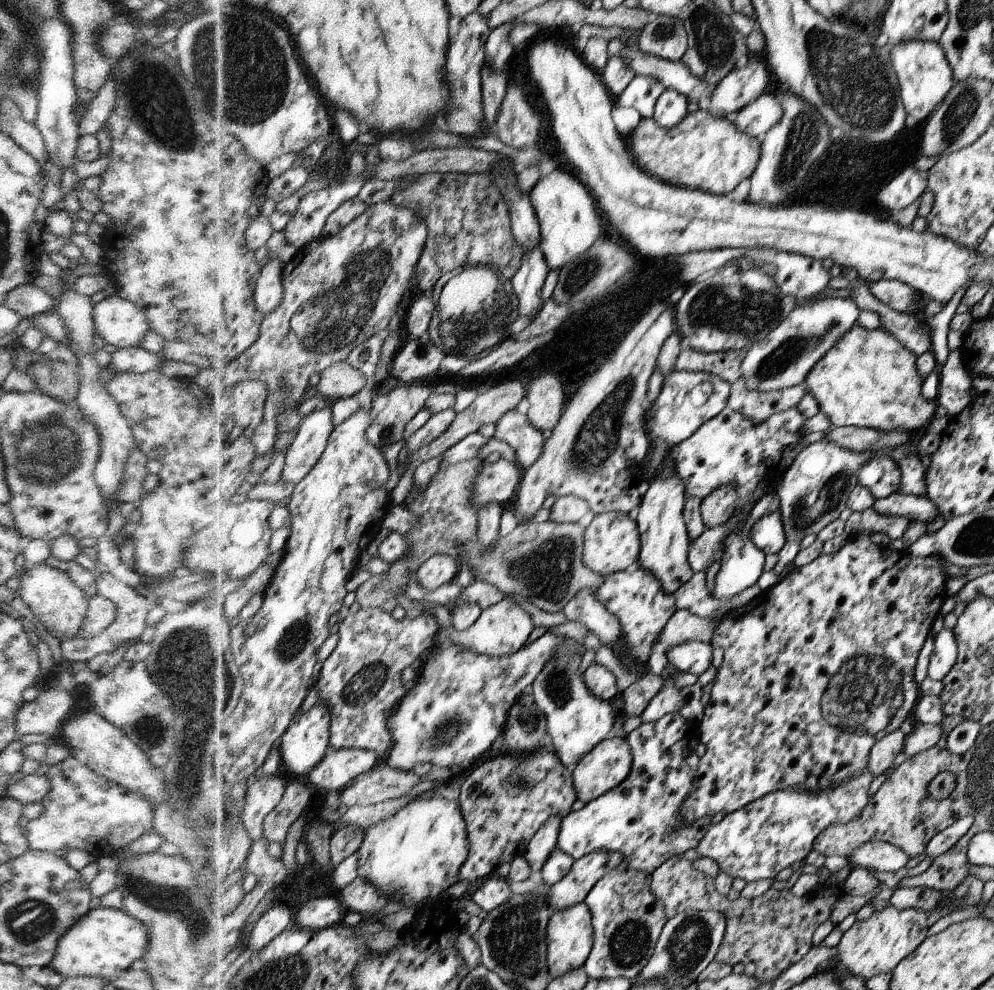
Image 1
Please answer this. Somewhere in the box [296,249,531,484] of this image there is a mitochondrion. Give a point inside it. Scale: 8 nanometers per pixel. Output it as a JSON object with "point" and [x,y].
{"point":[480,303]}

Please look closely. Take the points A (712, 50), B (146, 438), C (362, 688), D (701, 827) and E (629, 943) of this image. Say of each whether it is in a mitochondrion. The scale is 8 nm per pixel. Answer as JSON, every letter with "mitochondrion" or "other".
{"A":"mitochondrion","B":"other","C":"mitochondrion","D":"other","E":"mitochondrion"}

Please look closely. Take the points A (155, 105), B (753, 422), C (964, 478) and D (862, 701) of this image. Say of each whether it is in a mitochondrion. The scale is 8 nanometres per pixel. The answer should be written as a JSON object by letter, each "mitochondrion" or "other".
{"A":"mitochondrion","B":"other","C":"other","D":"mitochondrion"}

